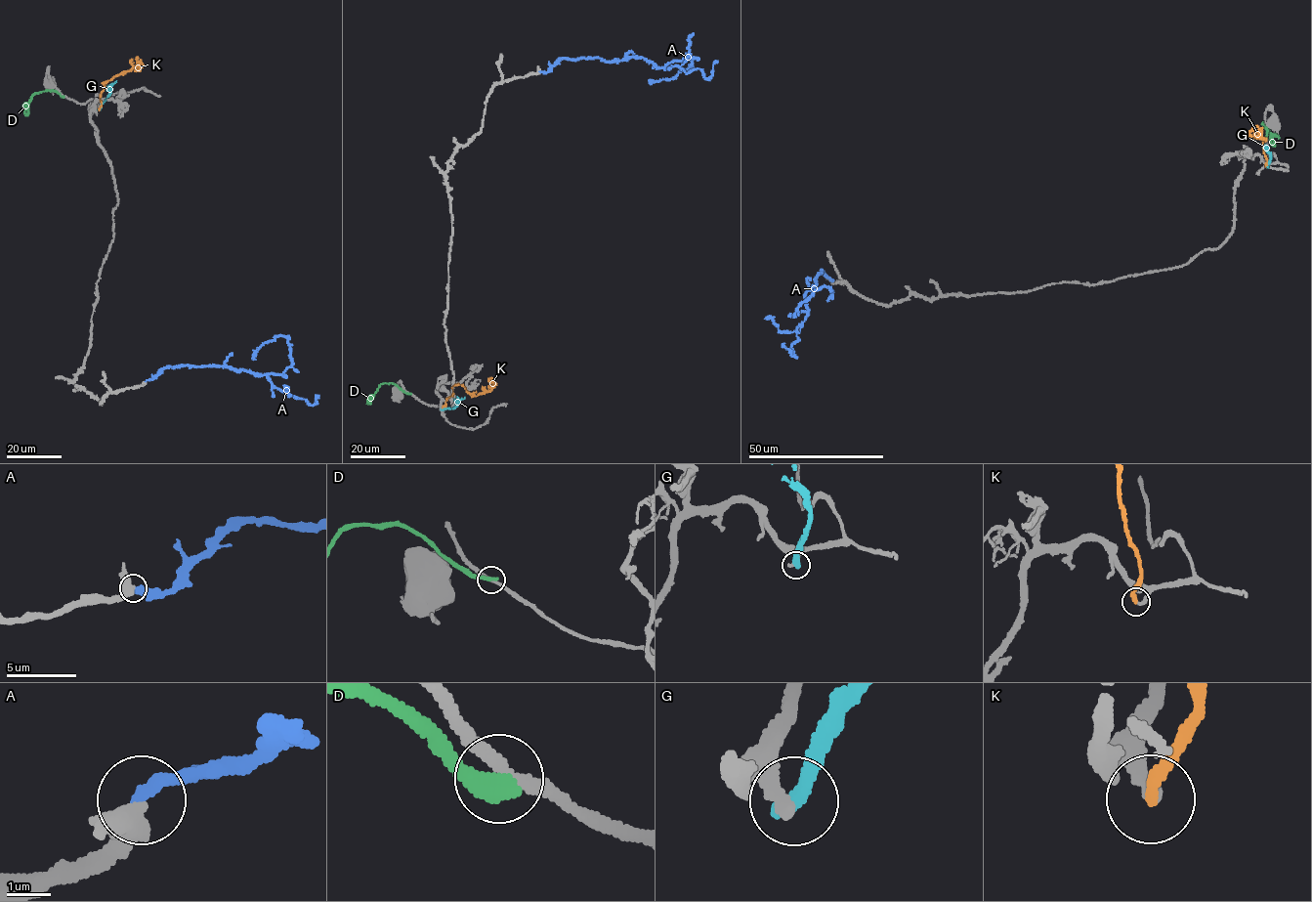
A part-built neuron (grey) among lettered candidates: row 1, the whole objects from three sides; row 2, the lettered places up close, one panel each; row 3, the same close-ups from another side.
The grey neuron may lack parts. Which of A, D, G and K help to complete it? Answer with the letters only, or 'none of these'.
A, K

